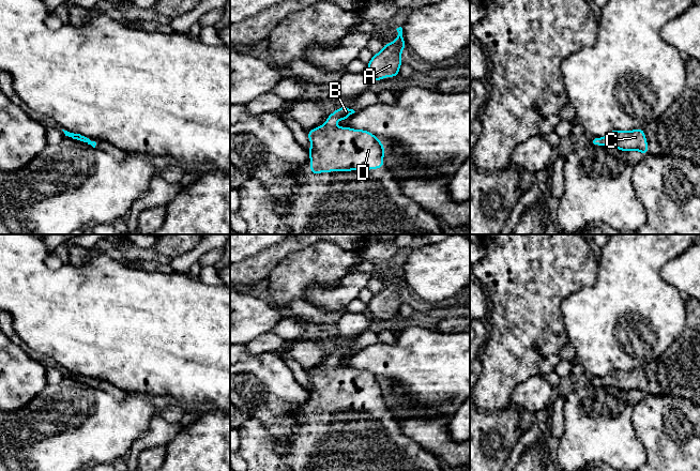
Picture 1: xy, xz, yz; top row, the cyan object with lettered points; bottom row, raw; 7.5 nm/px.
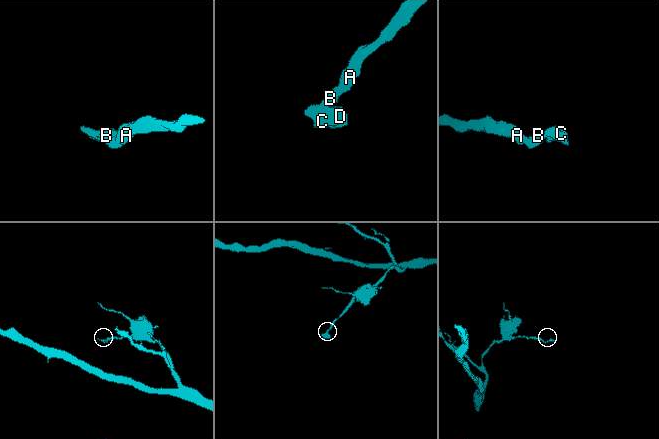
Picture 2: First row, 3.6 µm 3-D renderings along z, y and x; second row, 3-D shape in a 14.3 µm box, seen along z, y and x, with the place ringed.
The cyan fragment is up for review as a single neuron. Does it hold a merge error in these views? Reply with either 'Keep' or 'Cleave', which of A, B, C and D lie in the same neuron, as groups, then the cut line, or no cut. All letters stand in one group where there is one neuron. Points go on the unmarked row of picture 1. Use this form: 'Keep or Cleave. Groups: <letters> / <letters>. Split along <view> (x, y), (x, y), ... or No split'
Keep. Groups: A B C D. No split

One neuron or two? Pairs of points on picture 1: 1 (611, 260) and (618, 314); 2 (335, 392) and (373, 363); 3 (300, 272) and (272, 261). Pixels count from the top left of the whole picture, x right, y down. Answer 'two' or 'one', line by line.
1: one
2: two
3: two

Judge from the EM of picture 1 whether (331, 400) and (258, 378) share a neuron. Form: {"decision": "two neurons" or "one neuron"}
{"decision": "two neurons"}

